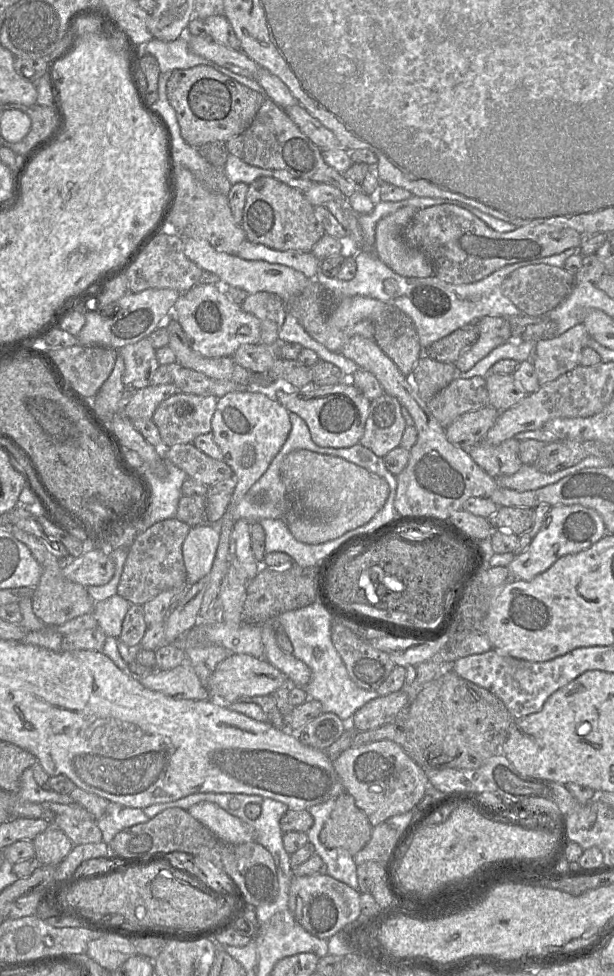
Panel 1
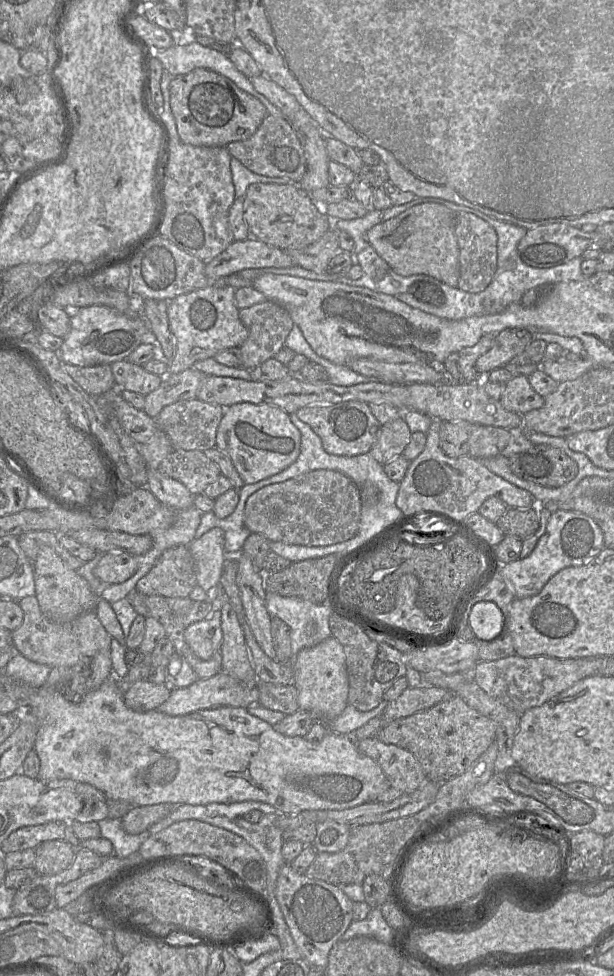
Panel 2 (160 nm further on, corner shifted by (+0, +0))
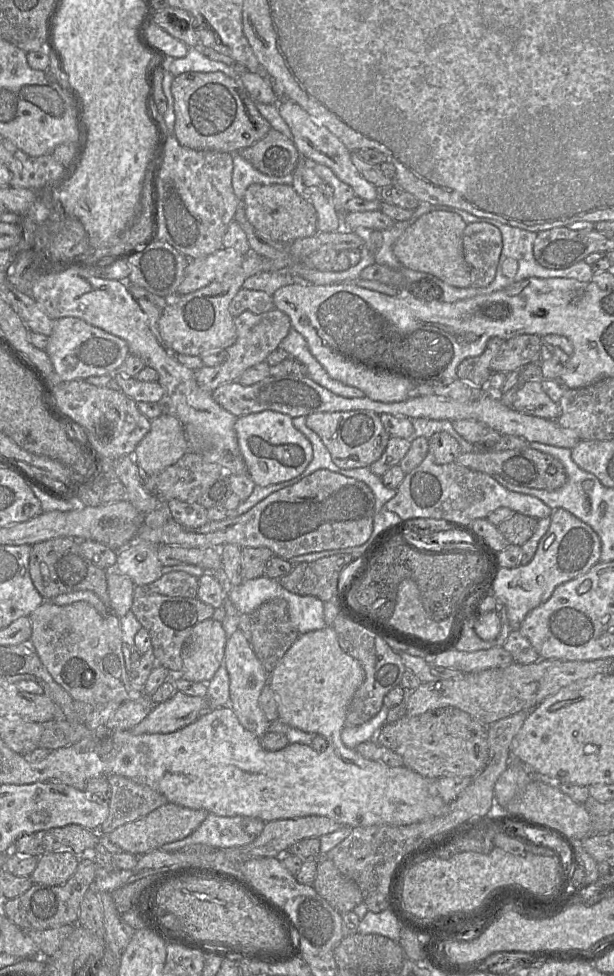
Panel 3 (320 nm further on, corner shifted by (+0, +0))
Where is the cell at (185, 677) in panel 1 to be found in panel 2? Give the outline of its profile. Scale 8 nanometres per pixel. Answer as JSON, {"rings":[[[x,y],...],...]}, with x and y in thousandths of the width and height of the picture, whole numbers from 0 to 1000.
{"rings":[[[231,697],[202,709],[202,719],[218,728],[252,727],[275,715],[280,706],[272,700],[251,701],[241,697]]]}

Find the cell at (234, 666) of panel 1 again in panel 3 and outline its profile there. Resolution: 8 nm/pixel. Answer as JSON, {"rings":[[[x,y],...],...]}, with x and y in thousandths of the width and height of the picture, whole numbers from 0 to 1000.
{"rings":[[[288,707],[272,718],[251,721],[244,731],[210,749],[218,753],[280,751],[314,741],[332,728],[339,728],[337,714],[306,713]]]}

